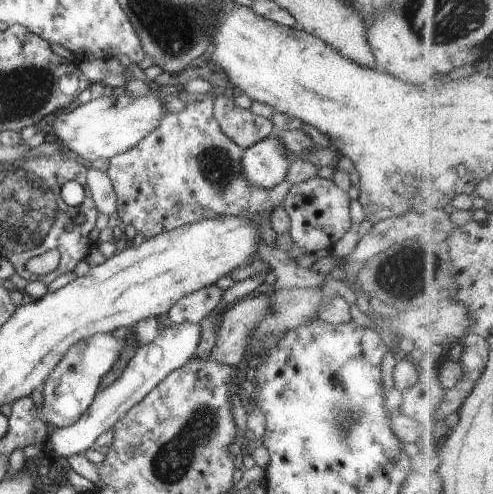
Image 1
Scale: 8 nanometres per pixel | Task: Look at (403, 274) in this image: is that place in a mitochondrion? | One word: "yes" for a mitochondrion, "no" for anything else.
yes

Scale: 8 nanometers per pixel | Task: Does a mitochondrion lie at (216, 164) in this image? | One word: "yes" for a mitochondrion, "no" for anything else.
yes

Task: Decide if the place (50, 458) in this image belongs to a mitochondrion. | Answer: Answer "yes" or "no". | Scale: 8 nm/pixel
no

